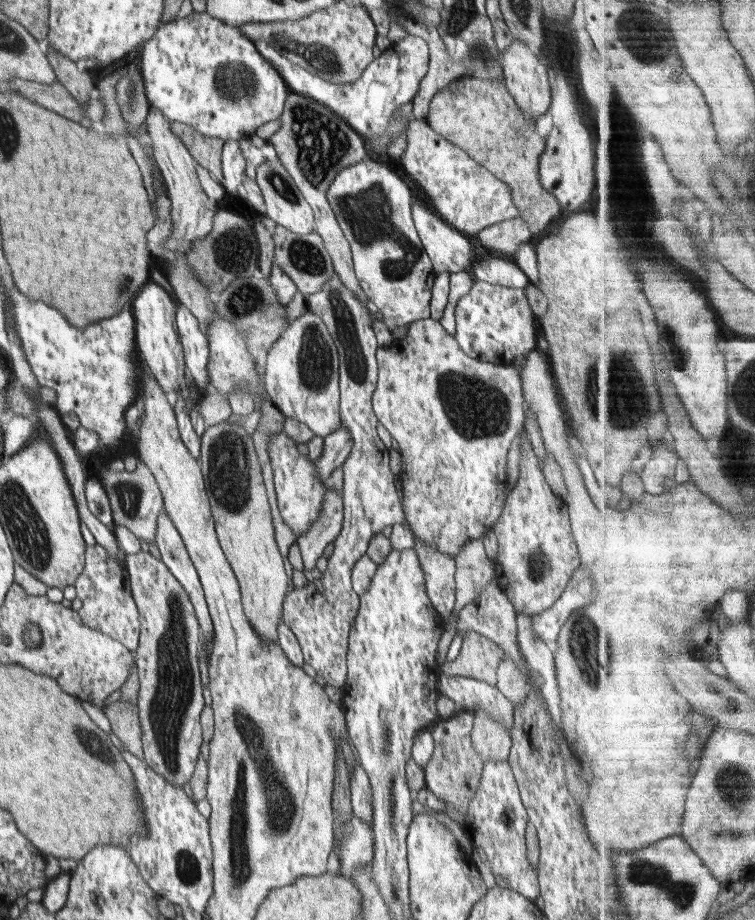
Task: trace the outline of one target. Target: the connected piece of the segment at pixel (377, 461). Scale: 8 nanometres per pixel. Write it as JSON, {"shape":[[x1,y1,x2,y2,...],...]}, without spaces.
{"shape":[[334,273,326,283,324,283,324,287,320,289,317,293,312,294,306,294,305,299,307,304,309,305,310,310,312,310,312,313,316,313,318,317,324,321,324,325,327,327,327,330,329,331,330,336,332,336,332,340,334,340,334,345,337,347,337,352,339,353,339,396,340,396,340,405,339,405,339,411,340,411,340,418,341,418,341,426,344,426,346,430,348,430,348,434,352,436,353,445,352,445,352,451,350,451,350,454,346,458,346,461,341,465,342,470,344,471,344,484,343,484,343,527,340,531,340,534,336,537,336,540,334,541,334,550,332,550,332,555,328,557,328,566,326,570,322,573,322,577,320,579,314,579,308,580,308,584,306,586,302,586,302,588,298,588,298,590,293,589,292,591,289,591,286,597,284,597,284,603,283,603,283,610,282,610,282,622,279,622,277,626,277,632,278,632,278,643,280,647,282,648,282,651,288,656,288,659,296,666,300,667,306,667,309,672,313,674,318,674,318,676,322,676,324,680,327,681,328,684,335,686,336,688,340,687,345,684,346,678,347,678,347,650,348,650,348,643,349,643,349,634,350,629,352,628,352,623,354,622,354,619,356,619,356,613,358,613,359,608,359,594,353,589,353,584,351,583,351,572,353,569,353,566,355,562,364,554,367,552,368,544,370,542,370,539,373,537,373,535,377,535,378,532,382,532,386,526,393,526,393,524,406,524,406,526,410,527,410,530,412,530,412,527,410,524,408,524,408,521,406,520,406,517,404,516,404,509,402,509,402,503,400,502,400,496,398,496,398,492,396,491,396,486,394,485,394,477,395,475,391,472,391,469,389,468,389,450,388,448,382,443,380,440,380,437,378,437,378,433,376,433,376,426,378,426,378,420,375,412,373,411,372,407,372,398,373,393,375,392,375,389,377,388,377,378,378,378,378,366,377,366,377,357,376,352,379,349,377,346,377,337,375,336,375,332,373,330,373,324,372,324,372,315,370,314,370,311,354,297,354,293,340,281,340,277]]}

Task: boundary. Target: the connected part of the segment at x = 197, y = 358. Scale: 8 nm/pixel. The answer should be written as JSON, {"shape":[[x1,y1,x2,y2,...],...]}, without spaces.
{"shape":[[181,304,176,305,176,325,183,347,185,366,194,384,204,395,212,386,208,384,209,341,200,329,198,319]]}

